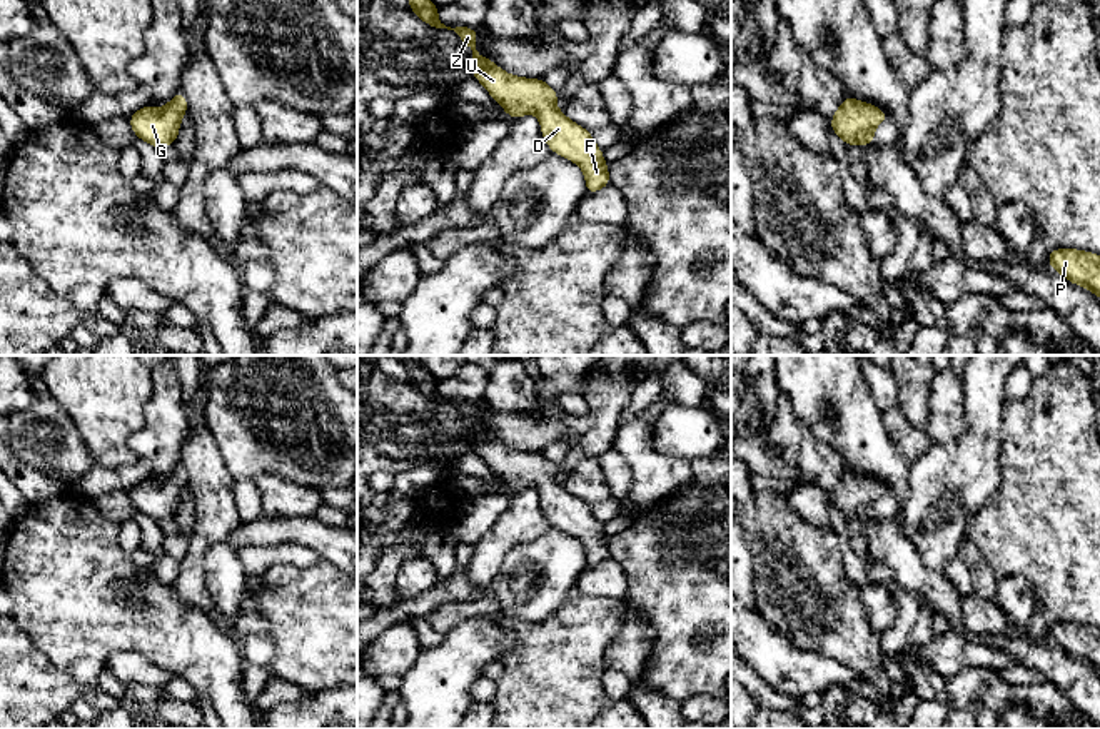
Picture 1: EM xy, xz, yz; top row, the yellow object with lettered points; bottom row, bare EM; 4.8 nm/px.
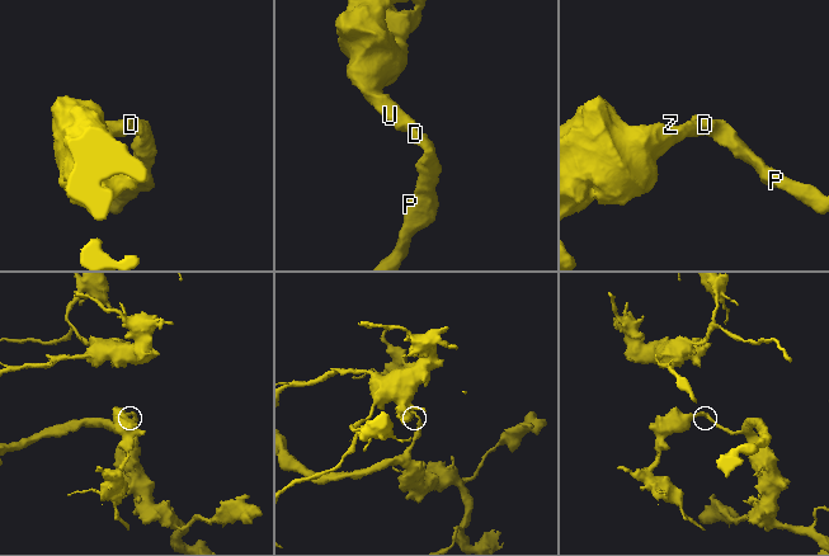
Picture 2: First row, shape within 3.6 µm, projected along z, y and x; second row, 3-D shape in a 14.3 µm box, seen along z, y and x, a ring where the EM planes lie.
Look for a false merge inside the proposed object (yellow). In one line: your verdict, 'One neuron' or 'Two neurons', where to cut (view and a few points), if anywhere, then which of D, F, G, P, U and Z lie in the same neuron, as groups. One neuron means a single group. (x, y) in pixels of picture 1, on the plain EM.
One neuron. No split. Groups: D F G P U Z

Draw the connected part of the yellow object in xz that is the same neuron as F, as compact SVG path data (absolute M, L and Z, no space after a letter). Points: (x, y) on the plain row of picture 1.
M409 355L397 357L407 367L409 382L416 390L431 400L454 404L462 417L472 424L472 450L486 460L511 494L527 487L539 490L541 507L549 522L583 542L586 549L586 569L611 557L603 524L593 515L591 505L569 494L554 480L558 464L546 459L542 452L522 452L506 447L476 424L479 402L446 400L437 390L439 382L421 362Z

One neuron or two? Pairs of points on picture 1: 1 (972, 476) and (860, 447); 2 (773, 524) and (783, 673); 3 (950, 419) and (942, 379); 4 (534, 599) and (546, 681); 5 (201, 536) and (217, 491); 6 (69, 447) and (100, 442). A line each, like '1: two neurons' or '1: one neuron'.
1: two neurons
2: two neurons
3: one neuron
4: two neurons
5: one neuron
6: two neurons

